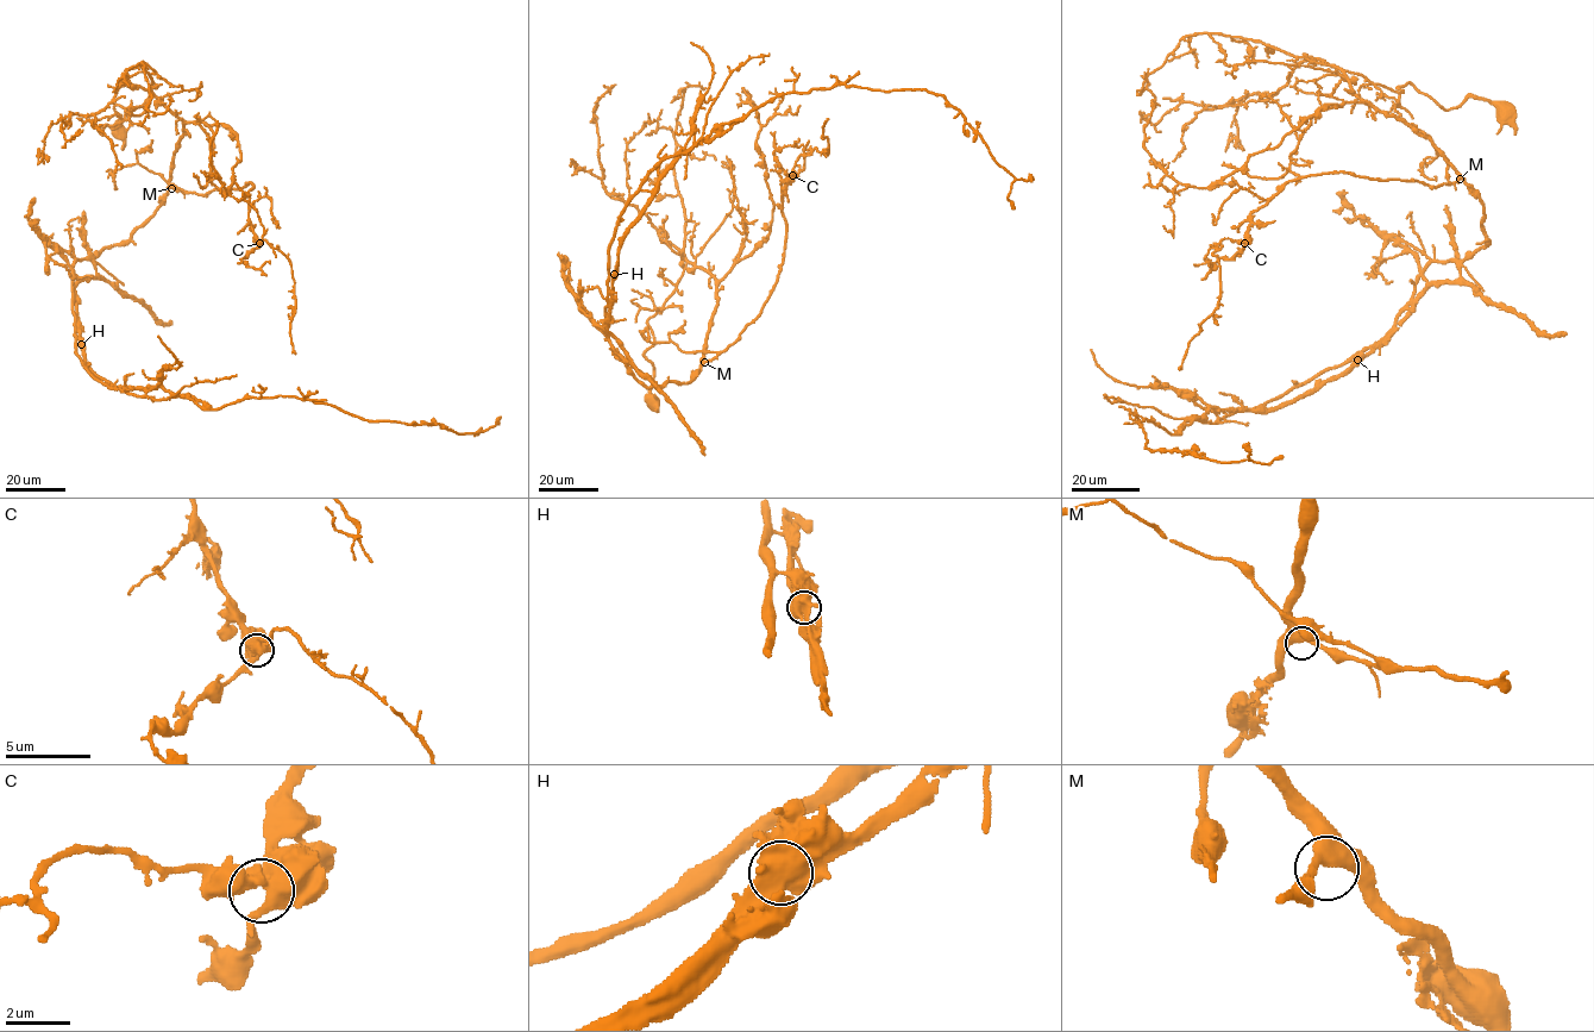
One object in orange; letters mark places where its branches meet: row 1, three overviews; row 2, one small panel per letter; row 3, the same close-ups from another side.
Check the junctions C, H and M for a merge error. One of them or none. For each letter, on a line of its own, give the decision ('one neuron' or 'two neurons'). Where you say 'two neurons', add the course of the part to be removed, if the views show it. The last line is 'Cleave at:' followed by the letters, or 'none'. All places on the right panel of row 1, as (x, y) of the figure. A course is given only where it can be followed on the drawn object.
C: one neuron
H: two neurons | (1357, 358), (1370, 354), (1398, 329), (1413, 302), (1434, 283), (1467, 283), (1543, 333), (1567, 333)
M: one neuron
Cleave at: H

